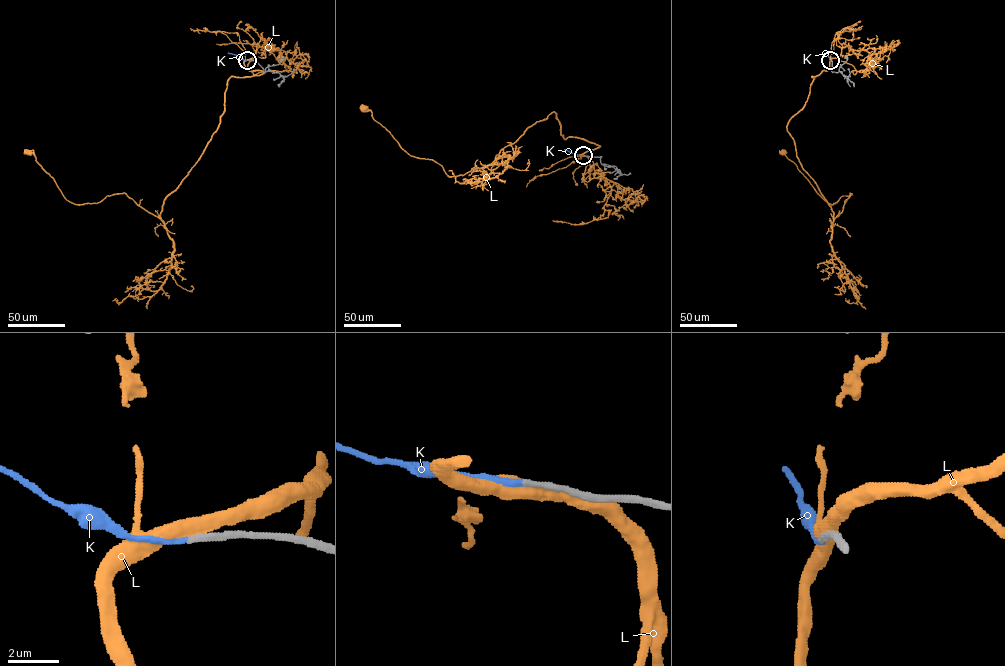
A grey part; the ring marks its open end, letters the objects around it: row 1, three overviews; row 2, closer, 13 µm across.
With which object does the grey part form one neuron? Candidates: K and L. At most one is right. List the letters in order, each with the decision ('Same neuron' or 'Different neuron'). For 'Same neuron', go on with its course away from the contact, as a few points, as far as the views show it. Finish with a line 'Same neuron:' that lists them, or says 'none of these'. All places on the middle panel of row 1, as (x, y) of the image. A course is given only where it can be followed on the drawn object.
K: Same neuron. Its course: (583, 155), (564, 149)
L: Different neuron
Same neuron: K

